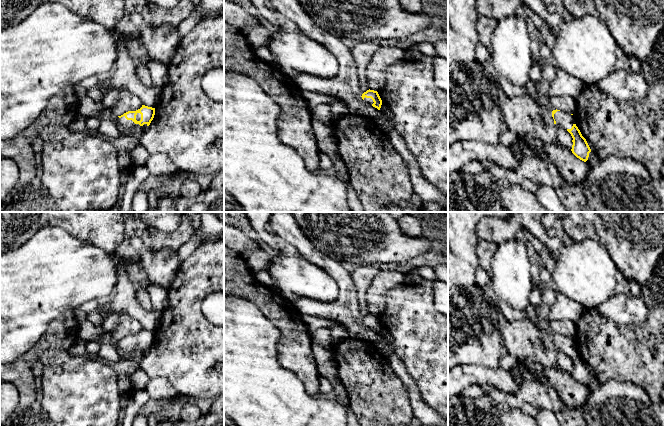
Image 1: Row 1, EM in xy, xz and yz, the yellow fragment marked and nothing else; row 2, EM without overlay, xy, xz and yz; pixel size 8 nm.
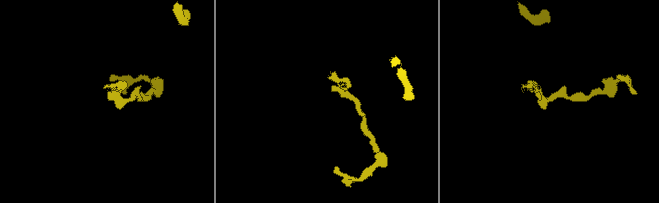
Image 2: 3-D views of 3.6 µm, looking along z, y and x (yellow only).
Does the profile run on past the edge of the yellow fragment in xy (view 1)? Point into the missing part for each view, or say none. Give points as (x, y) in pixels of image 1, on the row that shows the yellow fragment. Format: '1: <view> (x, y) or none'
1: xy (122, 123)

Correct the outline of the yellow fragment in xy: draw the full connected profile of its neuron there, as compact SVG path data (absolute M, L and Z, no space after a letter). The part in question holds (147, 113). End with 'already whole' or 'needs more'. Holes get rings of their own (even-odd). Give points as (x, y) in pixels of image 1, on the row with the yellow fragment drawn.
M142 105L142 107L136 111L128 111L121 116L118 116L118 120L115 125L121 131L122 129L132 128L135 125L140 125L146 129L155 115L155 108Z; needs more

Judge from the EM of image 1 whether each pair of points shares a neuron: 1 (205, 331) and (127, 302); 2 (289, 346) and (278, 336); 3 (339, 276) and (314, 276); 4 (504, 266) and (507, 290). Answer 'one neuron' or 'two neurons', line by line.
1: two neurons
2: two neurons
3: two neurons
4: one neuron

